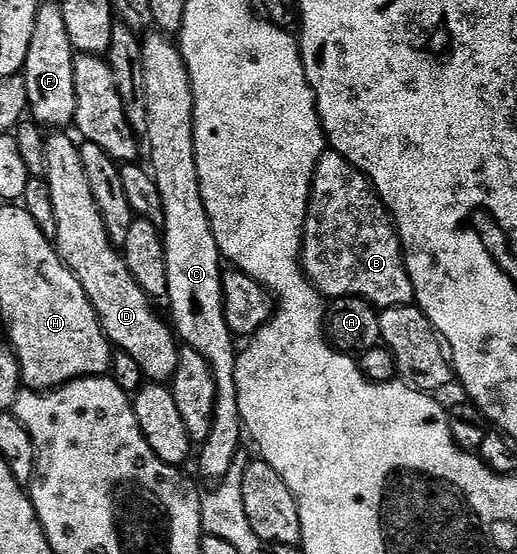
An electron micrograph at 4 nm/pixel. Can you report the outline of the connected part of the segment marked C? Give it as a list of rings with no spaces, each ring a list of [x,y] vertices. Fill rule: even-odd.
[[[160,32],[152,33],[146,33],[141,43],[143,88],[147,92],[147,128],[143,138],[147,143],[147,158],[149,154],[147,166],[159,188],[159,197],[163,199],[168,317],[178,339],[199,352],[215,376],[217,399],[211,436],[200,443],[199,454],[201,450],[202,472],[213,480],[220,480],[227,476],[243,446],[243,427],[235,388],[235,364],[239,350],[233,347],[235,336],[227,328],[225,319],[225,297],[221,283],[223,250],[215,244],[195,164],[193,82],[189,79],[187,64],[178,43]]]

